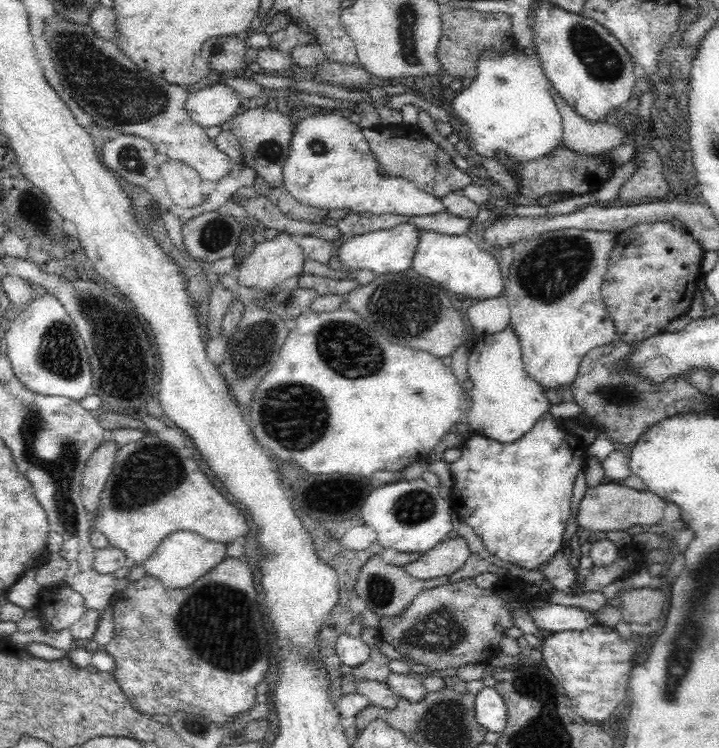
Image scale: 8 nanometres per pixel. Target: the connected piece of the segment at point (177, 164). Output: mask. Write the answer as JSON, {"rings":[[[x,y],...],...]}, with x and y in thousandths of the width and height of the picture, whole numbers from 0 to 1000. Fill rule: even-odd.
{"rings":[[[232,209],[221,222],[221,233],[231,245],[231,254],[242,269],[243,278],[252,282],[282,271],[278,234],[264,221]]]}

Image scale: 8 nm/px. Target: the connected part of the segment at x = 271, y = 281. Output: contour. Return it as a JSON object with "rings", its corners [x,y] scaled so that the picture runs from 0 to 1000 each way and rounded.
{"rings":[[[388,311],[378,321],[356,325],[355,330],[331,350],[325,369],[334,382],[376,393],[395,382],[399,372],[416,369],[424,346],[426,344],[413,325],[413,318],[402,311]]]}

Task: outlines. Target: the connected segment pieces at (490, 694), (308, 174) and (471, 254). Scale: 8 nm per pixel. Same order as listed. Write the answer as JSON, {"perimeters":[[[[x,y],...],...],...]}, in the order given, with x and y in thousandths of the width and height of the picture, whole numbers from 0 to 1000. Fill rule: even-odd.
{"perimeters":[[[[675,918],[661,936],[662,963],[682,979],[698,979],[705,969],[705,944],[687,918]]],[[[435,146],[430,158],[408,164],[409,175],[403,187],[402,205],[394,222],[392,250],[413,270],[428,277],[458,281],[481,281],[485,286],[506,289],[510,286],[555,289],[599,289],[619,282],[613,267],[602,258],[583,253],[572,239],[542,237],[527,229],[524,211],[515,193],[506,186],[499,166],[487,162],[483,151],[470,147]]],[[[584,307],[569,365],[604,377],[622,392],[643,393],[647,398],[662,398],[668,402],[687,400],[704,388],[704,370],[694,358],[691,340],[650,314],[626,316],[612,310]]]]}

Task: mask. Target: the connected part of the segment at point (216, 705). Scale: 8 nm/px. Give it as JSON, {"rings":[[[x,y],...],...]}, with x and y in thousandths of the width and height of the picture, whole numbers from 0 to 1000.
{"rings":[[[314,745],[285,770],[250,787],[234,787],[220,773],[203,767],[163,791],[156,811],[157,854],[142,868],[156,876],[161,890],[156,901],[182,945],[207,959],[259,951],[288,957],[309,969],[355,943],[356,917],[381,894],[377,840],[370,824],[364,824],[364,802],[359,802],[359,786],[353,786],[353,765],[337,746]]]}

